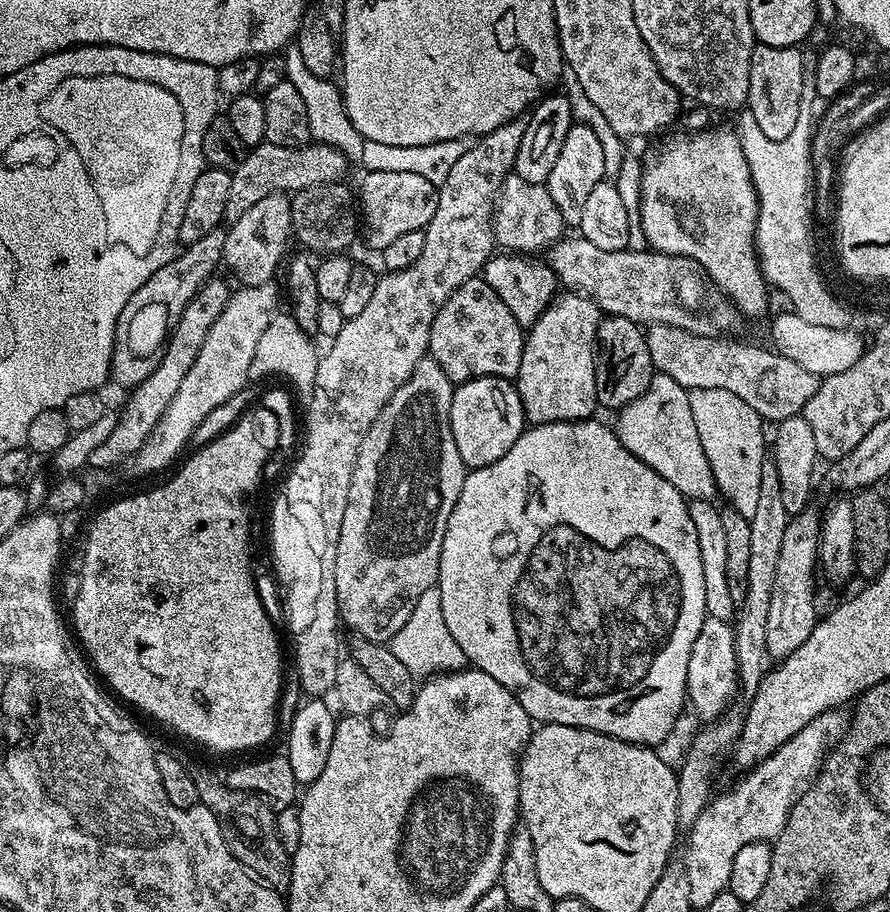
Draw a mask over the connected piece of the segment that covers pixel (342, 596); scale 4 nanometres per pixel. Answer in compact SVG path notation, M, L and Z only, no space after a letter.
M425 358L414 366L414 374L406 378L406 382L386 402L386 406L378 414L378 418L370 426L362 446L358 450L358 458L354 466L354 474L350 482L350 494L346 498L346 514L342 514L342 530L338 534L338 550L334 562L334 582L336 597L340 607L340 618L356 631L357 637L373 640L376 644L391 642L394 634L402 630L406 618L410 618L410 610L414 610L414 602L424 591L430 590L437 583L440 575L440 555L442 554L442 538L446 534L446 526L450 522L450 514L454 510L454 502L458 502L458 494L462 494L462 486L466 469L462 458L458 455L458 446L454 446L454 434L450 430L450 402L454 381L431 358Z

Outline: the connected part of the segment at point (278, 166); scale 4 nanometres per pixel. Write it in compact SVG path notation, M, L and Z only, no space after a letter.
M267 142L257 144L246 154L242 166L238 166L238 170L232 172L230 191L226 197L226 210L224 211L225 221L238 220L246 210L249 210L250 206L254 206L267 195L295 194L310 186L343 181L344 171L348 167L350 167L350 161L345 149L335 144L309 142L301 148L274 146Z

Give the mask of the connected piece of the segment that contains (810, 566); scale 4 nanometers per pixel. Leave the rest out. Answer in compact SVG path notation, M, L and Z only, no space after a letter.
M805 510L797 512L791 517L786 526L786 534L782 534L782 554L778 554L778 566L776 567L776 589L770 602L770 618L766 618L766 650L773 661L785 660L791 652L798 650L806 638L814 630L818 619L816 612L816 576L818 580L818 542L820 541L821 513Z

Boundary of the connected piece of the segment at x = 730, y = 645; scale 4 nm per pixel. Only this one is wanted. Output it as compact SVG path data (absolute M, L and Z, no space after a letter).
M707 615L702 622L702 630L698 630L698 638L694 638L694 650L690 650L690 666L686 666L686 686L688 687L686 700L690 708L693 708L701 716L701 721L711 722L720 719L729 707L728 699L731 698L732 692L734 696L737 691L735 637L733 625L729 621Z

